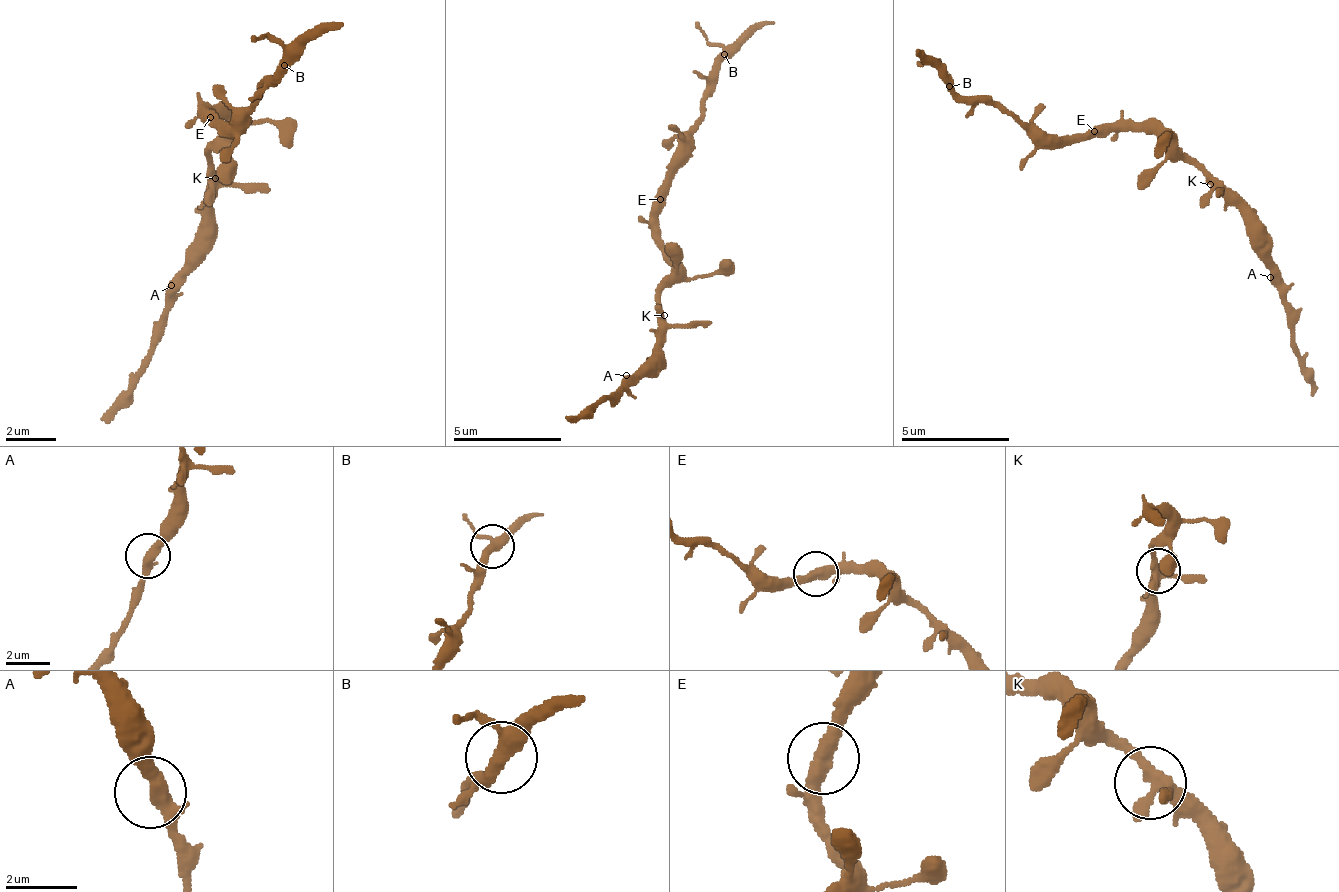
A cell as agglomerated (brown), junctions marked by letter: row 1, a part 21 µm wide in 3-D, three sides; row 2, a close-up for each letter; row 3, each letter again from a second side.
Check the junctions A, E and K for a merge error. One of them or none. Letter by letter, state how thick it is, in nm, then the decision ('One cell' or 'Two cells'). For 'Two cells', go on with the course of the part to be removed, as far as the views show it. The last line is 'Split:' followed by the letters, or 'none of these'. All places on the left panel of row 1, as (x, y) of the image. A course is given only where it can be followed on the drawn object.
A: Thickness 400 nm. One cell
E: Thickness 320 nm. One cell
K: Thickness 320 nm. One cell
Split: none of these

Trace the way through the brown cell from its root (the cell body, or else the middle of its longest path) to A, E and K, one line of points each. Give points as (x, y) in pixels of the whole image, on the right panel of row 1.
A: (1166, 152), (1177, 152), (1194, 163), (1243, 217), (1248, 239), (1270, 277)
E: (1166, 152), (1145, 130), (1096, 130)
K: (1166, 152), (1177, 152), (1188, 163), (1194, 163), (1210, 184)

